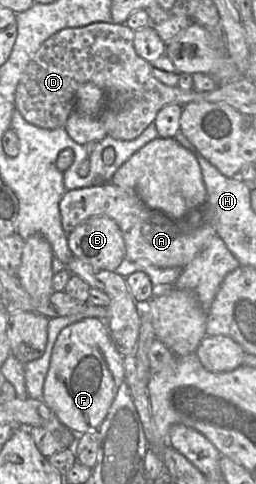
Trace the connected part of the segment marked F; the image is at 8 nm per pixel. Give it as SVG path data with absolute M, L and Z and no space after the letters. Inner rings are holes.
M84 318L66 326L60 331L52 350L42 400L58 420L75 434L81 435L98 430L108 414L120 385L125 380L123 358L104 320Z

